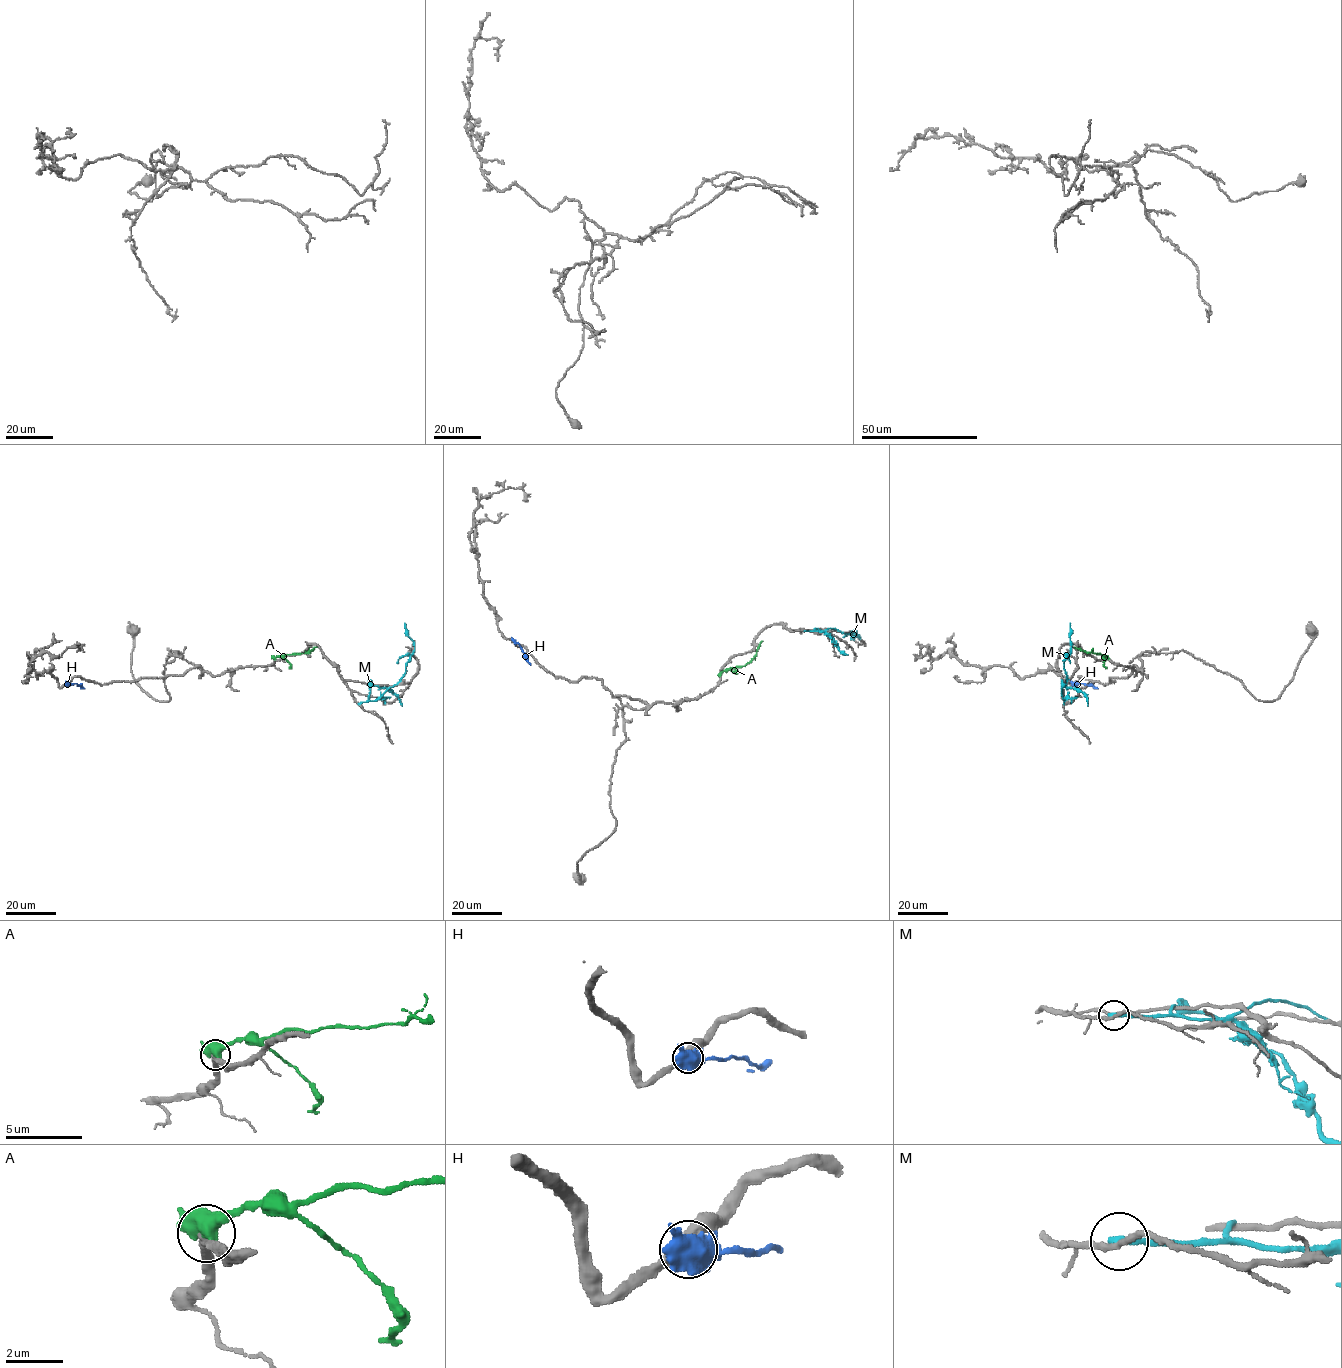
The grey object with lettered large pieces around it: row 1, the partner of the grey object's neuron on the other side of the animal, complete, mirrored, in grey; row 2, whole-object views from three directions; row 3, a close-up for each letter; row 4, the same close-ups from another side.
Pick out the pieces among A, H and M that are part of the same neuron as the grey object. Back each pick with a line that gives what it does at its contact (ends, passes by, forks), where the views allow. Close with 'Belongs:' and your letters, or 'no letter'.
H: it forks
Belongs: H

